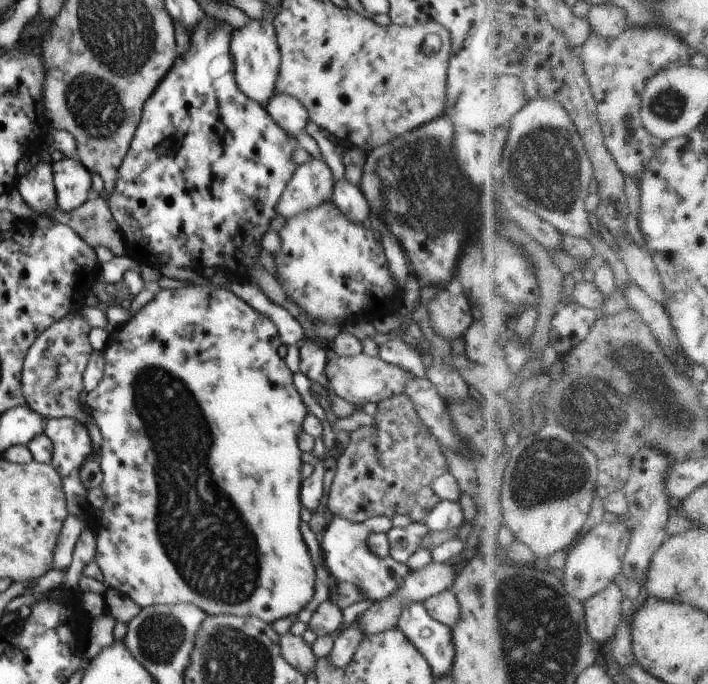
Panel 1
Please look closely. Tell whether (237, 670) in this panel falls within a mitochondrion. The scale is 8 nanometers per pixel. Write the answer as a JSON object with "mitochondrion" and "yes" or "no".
{"mitochondrion":"yes"}

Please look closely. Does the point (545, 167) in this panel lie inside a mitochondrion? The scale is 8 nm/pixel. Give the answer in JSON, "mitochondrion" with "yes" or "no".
{"mitochondrion":"yes"}

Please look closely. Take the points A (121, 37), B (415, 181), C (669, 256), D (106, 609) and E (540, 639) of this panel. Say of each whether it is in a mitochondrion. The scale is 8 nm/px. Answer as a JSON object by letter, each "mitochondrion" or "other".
{"A":"mitochondrion","B":"mitochondrion","C":"other","D":"other","E":"mitochondrion"}

